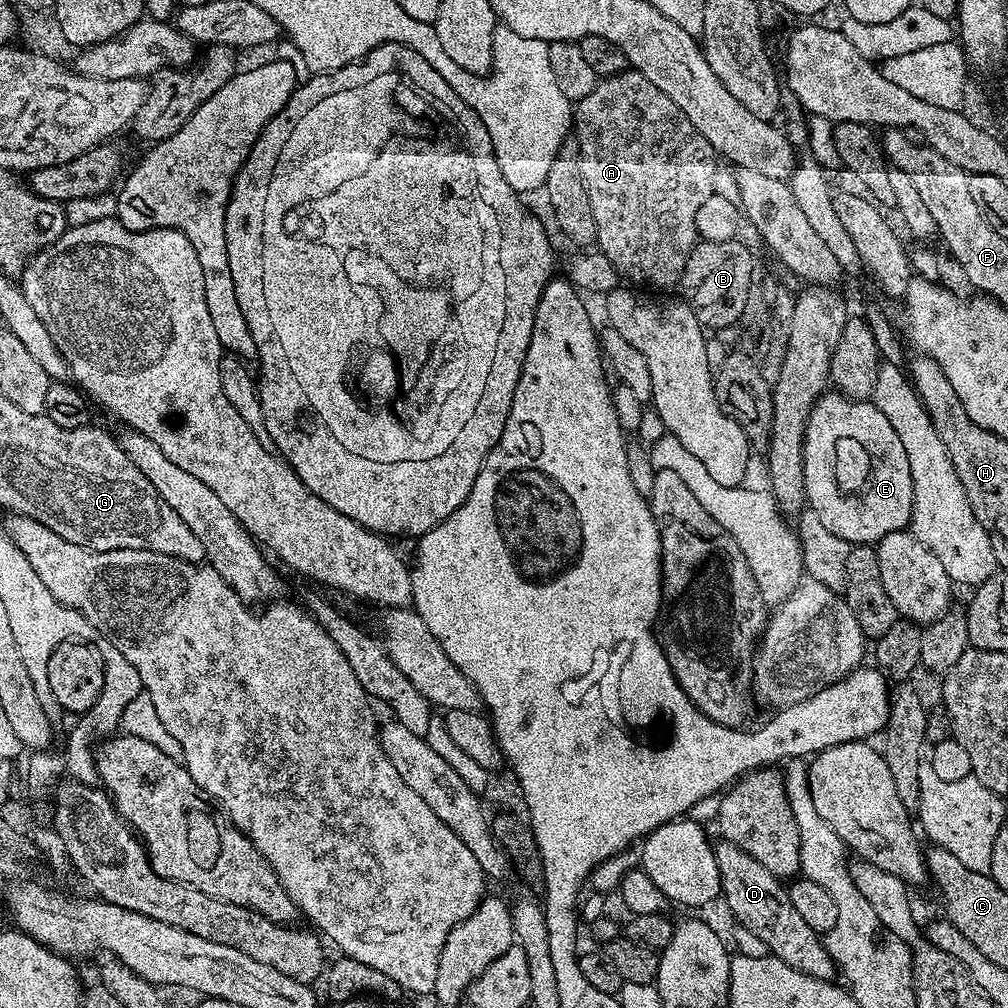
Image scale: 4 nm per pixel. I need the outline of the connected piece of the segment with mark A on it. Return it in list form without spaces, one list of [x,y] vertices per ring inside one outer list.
[[[625,70],[613,76],[597,79],[594,90],[590,90],[590,94],[586,94],[586,98],[575,101],[574,135],[580,147],[582,178],[586,190],[590,194],[590,210],[594,210],[596,244],[599,251],[604,252],[606,258],[610,258],[610,262],[623,279],[625,276],[626,279],[633,280],[633,282],[628,281],[633,285],[649,284],[652,287],[649,289],[652,290],[668,290],[671,284],[672,287],[679,285],[680,275],[686,266],[686,258],[690,258],[690,250],[694,250],[694,246],[698,243],[696,231],[698,210],[702,210],[702,202],[706,202],[706,198],[710,198],[717,191],[716,163],[718,163],[718,157],[716,151],[710,146],[710,142],[706,142],[706,138],[702,138],[702,134],[698,134],[698,130],[694,130],[694,126],[690,126],[690,118],[686,118],[686,114],[682,114],[682,110],[678,110],[678,106],[674,106],[674,102],[670,102],[670,98],[666,98],[666,94],[662,94],[662,90],[658,90],[658,86],[654,86],[654,82],[650,82],[650,78],[646,78],[641,72],[635,70]]]

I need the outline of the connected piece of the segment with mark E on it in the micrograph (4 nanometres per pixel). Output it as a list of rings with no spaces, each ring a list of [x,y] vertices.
[[[835,390],[825,391],[810,410],[804,431],[804,498],[807,507],[818,514],[826,527],[853,546],[876,546],[880,540],[895,531],[905,531],[912,522],[914,486],[906,449],[886,414],[874,402],[852,400]]]

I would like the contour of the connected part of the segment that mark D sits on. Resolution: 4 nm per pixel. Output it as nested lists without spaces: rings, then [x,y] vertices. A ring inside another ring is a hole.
[[[721,839],[719,843],[715,845],[715,851],[721,870],[722,897],[729,903],[737,925],[741,929],[744,927],[758,943],[765,944],[768,947],[765,949],[782,962],[786,962],[786,966],[794,966],[794,970],[819,980],[835,981],[838,969],[826,950],[821,933],[810,930],[810,926],[806,926],[806,922],[798,915],[798,910],[794,910],[794,906],[790,906],[788,889],[782,886],[781,877],[770,874],[770,870],[766,870],[766,866],[762,866],[762,862],[750,858],[750,854],[746,854],[746,850],[734,846],[729,840]]]

